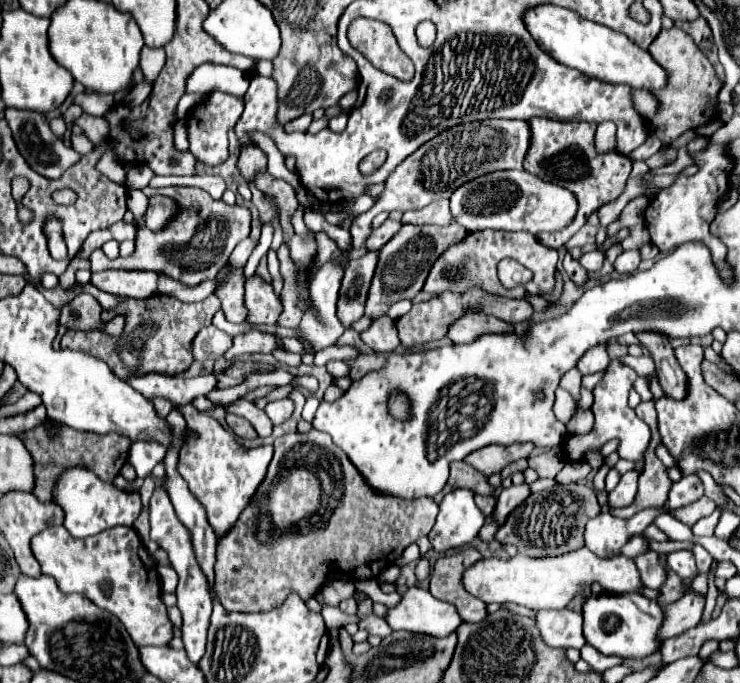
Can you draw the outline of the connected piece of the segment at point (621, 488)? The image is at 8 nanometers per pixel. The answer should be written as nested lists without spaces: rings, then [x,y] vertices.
[[[623,474],[621,482],[615,486],[615,490],[609,492],[609,508],[623,508],[629,506],[635,500],[635,474]]]

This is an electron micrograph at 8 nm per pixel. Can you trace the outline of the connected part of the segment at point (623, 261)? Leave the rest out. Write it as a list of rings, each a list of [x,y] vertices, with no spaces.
[[[631,250],[631,252],[621,252],[613,266],[615,266],[615,272],[619,272],[619,274],[631,274],[631,272],[637,270],[639,262],[641,262],[639,252]]]

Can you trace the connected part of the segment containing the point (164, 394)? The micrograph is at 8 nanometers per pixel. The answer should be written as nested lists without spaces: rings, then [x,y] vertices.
[[[145,374],[141,378],[131,378],[129,384],[149,400],[157,396],[173,402],[175,406],[185,406],[185,404],[191,404],[195,398],[207,396],[211,390],[215,390],[217,378],[213,374],[201,374],[197,378],[185,380],[177,376]]]

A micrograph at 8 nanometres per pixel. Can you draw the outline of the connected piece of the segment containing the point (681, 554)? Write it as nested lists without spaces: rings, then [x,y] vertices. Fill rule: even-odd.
[[[679,550],[667,554],[667,566],[679,576],[679,578],[689,578],[695,574],[695,558],[691,550]]]

